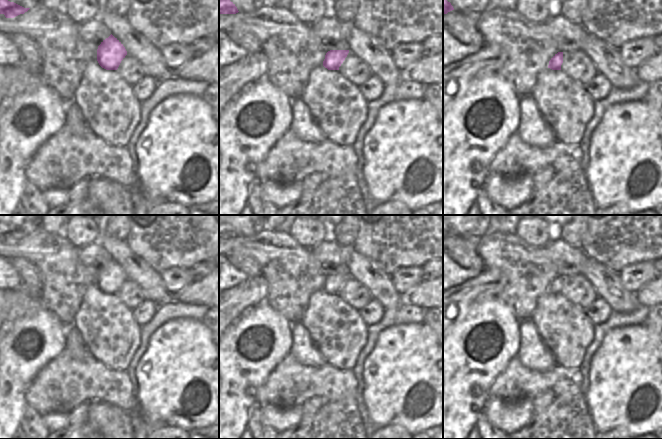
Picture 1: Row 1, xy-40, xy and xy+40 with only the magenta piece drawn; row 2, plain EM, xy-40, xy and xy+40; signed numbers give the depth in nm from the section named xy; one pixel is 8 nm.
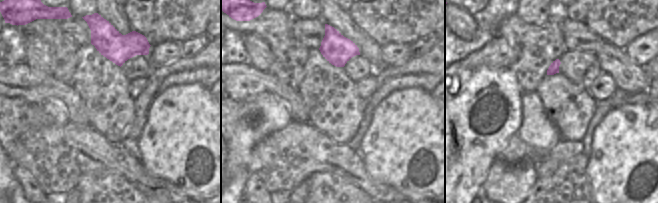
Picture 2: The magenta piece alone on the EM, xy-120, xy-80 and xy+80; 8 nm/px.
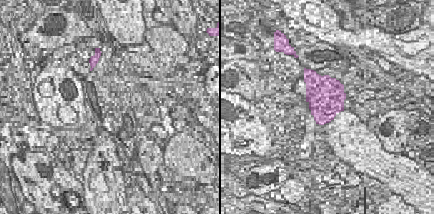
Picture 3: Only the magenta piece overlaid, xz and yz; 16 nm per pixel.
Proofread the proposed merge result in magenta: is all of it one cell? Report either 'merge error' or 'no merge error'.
no merge error

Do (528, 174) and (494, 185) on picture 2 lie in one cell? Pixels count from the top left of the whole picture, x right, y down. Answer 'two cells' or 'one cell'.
one cell

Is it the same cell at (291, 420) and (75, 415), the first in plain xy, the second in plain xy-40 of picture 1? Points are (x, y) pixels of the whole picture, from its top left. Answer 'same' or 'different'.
different

